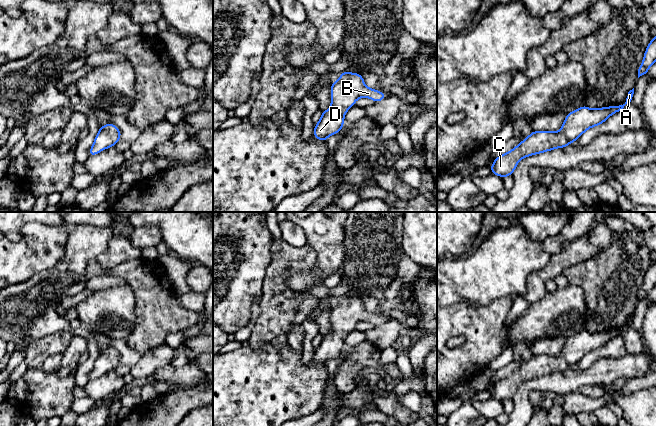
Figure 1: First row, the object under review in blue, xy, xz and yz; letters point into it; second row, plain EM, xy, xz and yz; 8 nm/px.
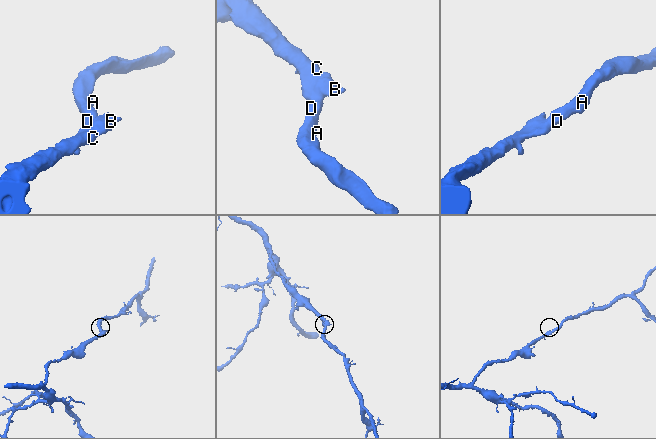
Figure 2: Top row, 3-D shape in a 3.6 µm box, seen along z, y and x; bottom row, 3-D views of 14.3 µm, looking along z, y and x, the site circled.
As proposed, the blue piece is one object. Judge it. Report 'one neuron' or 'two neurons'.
one neuron

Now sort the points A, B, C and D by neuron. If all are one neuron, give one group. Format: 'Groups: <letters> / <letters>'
Groups: A B C D

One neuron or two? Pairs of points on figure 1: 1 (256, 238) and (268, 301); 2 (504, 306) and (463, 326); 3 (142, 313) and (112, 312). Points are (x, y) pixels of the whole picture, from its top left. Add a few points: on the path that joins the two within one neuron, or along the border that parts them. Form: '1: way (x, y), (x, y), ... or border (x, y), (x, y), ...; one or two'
1: border (270, 254), (259, 299); two
2: way (494, 314), (485, 323), (473, 323); one
3: border (133, 290), (135, 323), (128, 336); two

